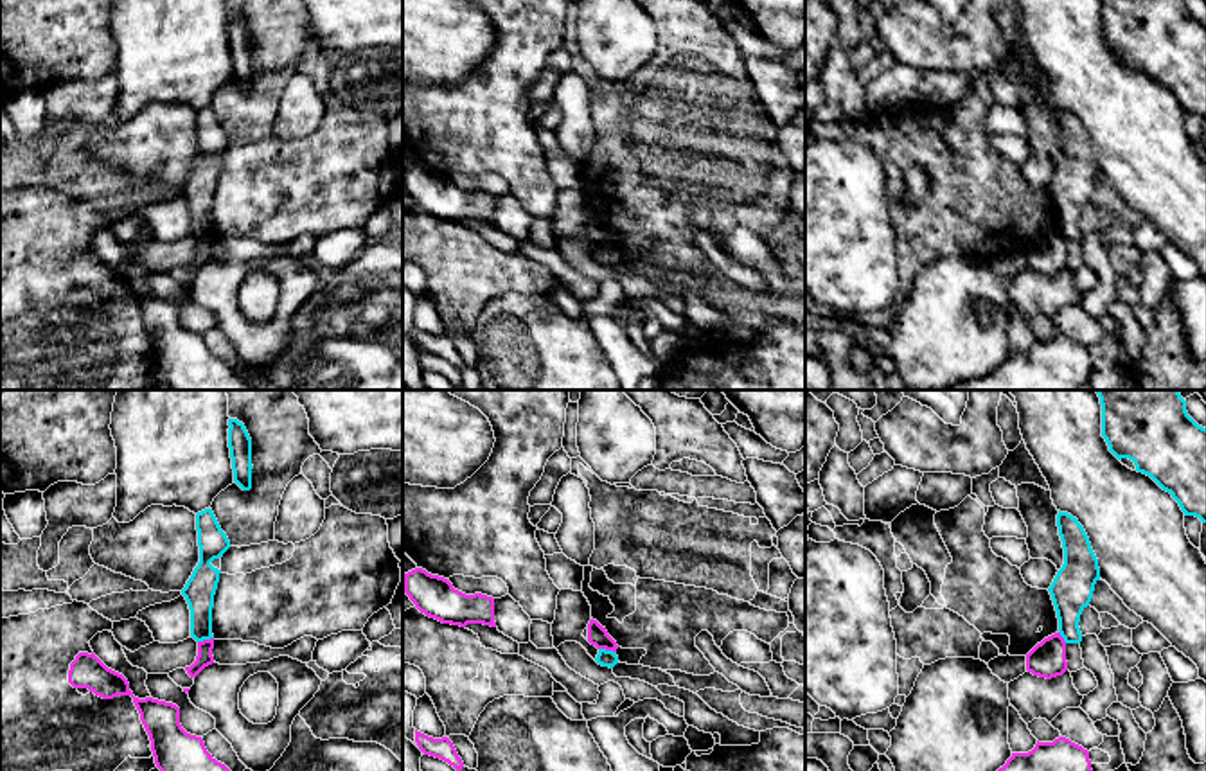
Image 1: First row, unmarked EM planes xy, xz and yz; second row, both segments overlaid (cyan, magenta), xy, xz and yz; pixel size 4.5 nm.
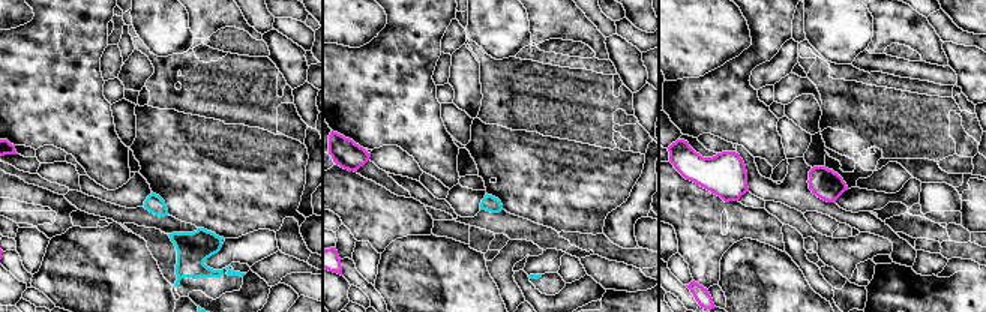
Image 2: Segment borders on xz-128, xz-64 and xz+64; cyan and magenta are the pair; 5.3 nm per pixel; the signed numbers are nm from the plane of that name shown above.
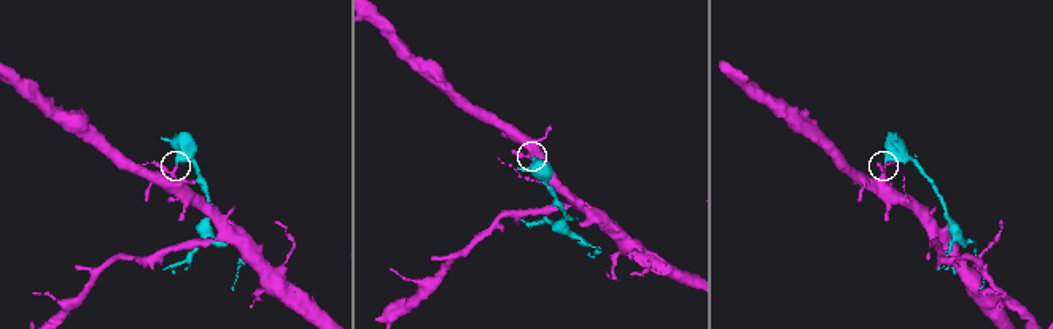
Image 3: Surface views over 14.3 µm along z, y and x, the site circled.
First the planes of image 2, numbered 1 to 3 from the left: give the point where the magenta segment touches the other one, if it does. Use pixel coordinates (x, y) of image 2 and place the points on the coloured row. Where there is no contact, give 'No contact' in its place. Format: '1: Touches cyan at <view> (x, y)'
1: No contact
2: No contact
3: No contact

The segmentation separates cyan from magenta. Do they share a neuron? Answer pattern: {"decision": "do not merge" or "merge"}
{"decision": "do not merge"}

